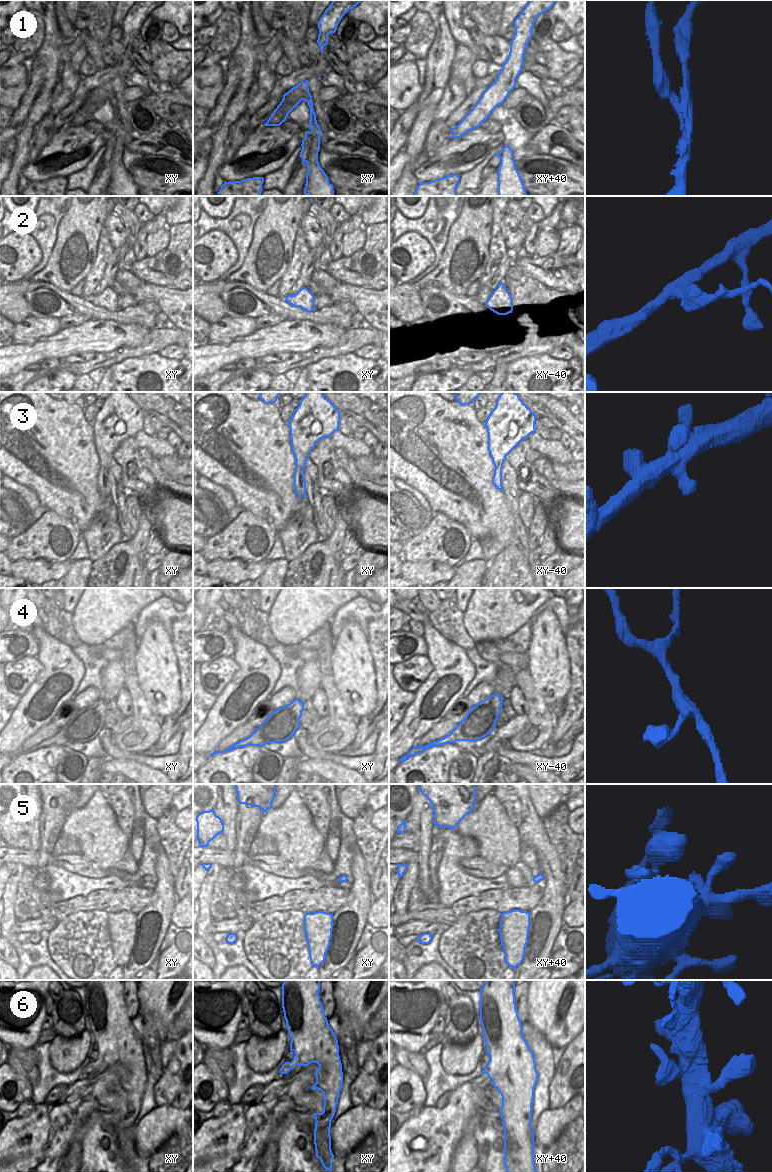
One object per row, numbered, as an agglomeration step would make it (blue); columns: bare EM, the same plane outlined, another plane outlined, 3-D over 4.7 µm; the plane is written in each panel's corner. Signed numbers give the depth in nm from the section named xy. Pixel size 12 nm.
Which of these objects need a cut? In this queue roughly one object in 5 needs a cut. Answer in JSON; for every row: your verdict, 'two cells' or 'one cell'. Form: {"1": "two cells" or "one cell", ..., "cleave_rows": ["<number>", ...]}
{"1": "one cell", "2": "two cells", "3": "one cell", "4": "one cell", "5": "one cell", "6": "one cell", "cleave_rows": ["2"]}

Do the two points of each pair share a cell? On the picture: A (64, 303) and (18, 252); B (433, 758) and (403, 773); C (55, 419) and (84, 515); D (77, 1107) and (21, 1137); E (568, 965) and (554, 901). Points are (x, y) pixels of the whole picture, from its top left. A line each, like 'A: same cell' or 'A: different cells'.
A: different cells
B: same cell
C: same cell
D: same cell
E: different cells

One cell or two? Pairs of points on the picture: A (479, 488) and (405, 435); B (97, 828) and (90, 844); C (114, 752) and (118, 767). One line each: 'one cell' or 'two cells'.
A: one cell
B: one cell
C: two cells

